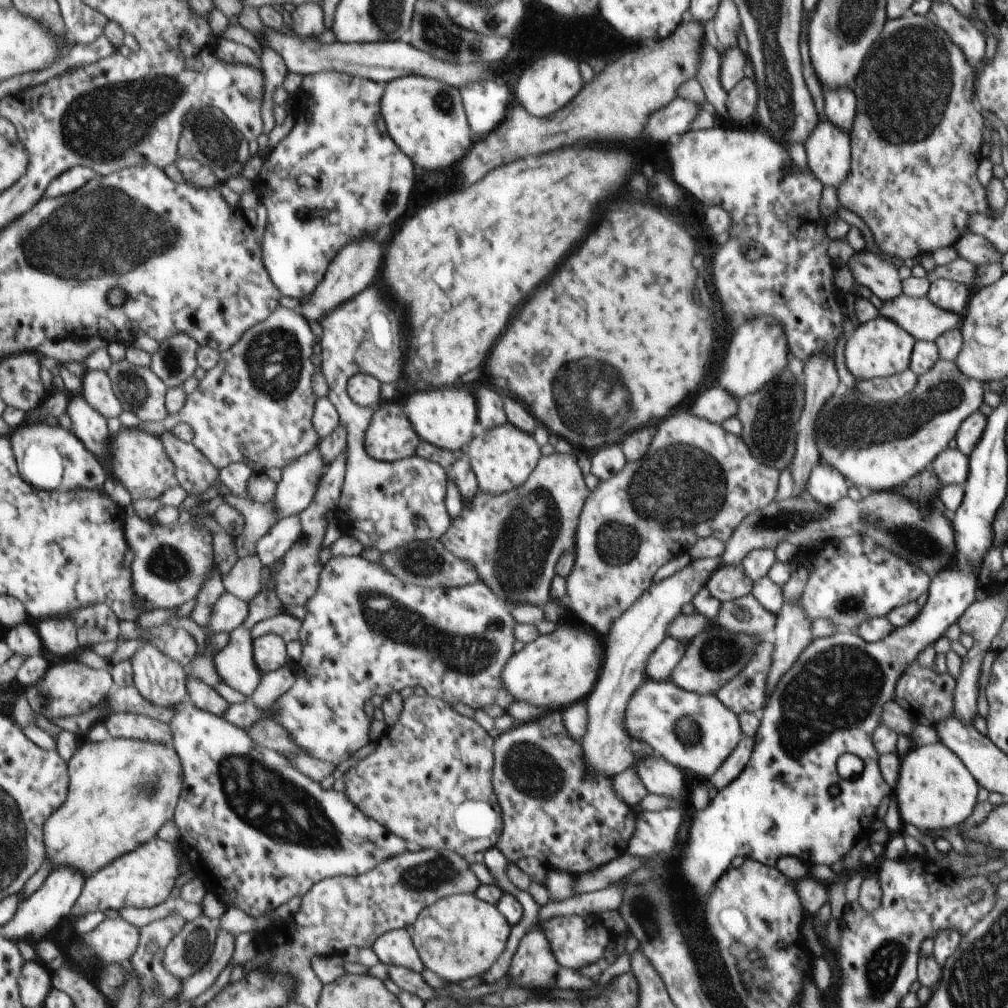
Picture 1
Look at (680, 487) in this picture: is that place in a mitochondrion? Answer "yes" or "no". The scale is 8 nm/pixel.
yes

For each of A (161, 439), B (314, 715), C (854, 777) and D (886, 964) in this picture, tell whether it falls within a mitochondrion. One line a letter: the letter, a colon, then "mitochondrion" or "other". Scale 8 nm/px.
A: other
B: other
C: other
D: mitochondrion

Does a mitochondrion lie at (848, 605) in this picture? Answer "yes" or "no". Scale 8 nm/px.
yes

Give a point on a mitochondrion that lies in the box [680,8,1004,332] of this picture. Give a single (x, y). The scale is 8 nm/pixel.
(911, 82)

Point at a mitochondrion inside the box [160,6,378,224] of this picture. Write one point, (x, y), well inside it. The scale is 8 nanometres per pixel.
(217, 143)

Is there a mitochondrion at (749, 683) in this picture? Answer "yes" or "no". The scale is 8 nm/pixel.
yes

